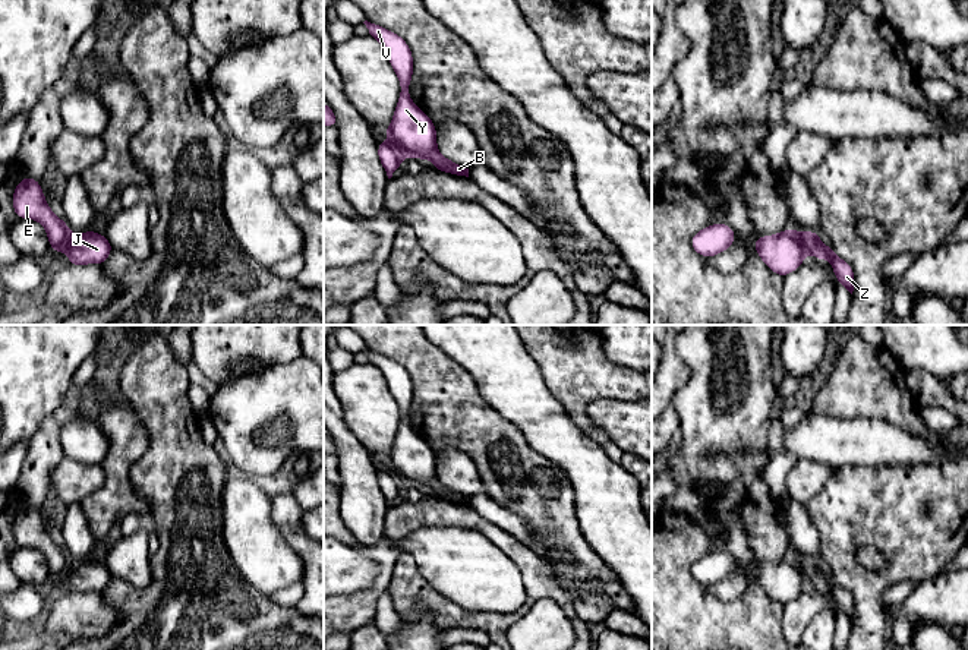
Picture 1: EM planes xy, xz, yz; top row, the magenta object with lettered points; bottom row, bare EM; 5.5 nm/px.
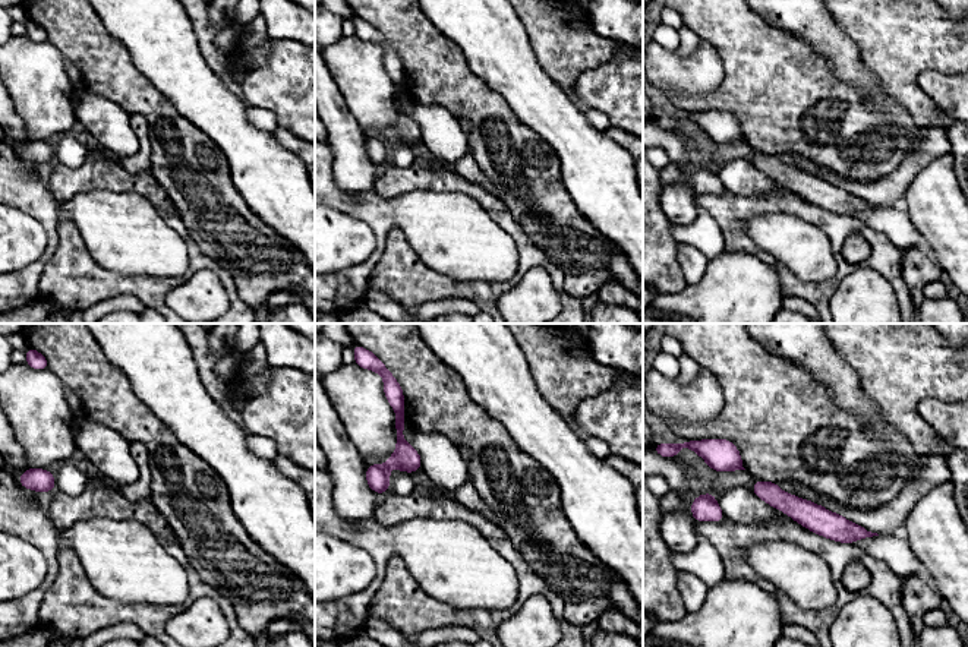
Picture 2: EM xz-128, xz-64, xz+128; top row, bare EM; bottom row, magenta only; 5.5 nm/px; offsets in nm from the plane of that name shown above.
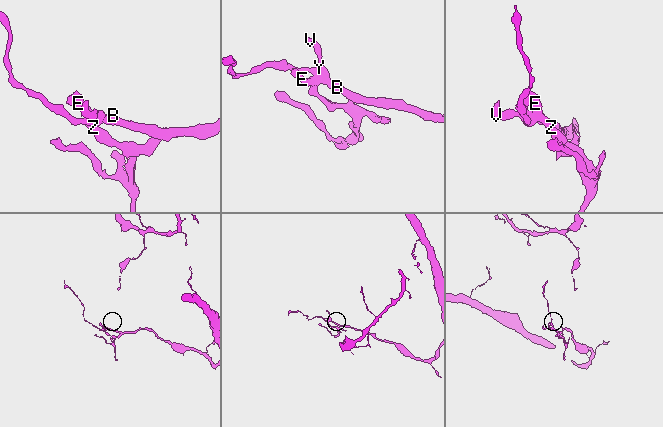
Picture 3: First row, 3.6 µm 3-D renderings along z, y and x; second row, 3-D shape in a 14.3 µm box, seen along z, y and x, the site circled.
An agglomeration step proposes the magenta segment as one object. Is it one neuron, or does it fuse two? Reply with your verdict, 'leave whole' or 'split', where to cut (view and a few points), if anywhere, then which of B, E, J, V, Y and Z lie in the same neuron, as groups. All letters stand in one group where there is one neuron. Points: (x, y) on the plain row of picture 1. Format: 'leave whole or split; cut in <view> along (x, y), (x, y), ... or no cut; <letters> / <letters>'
split; cut in yz along (798, 561), (809, 578); B J V Y / E Z

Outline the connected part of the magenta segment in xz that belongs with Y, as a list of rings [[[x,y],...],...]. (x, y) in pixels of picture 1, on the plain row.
[[[368,348],[363,351],[369,357],[369,365],[378,367],[384,373],[401,413],[394,447],[385,457],[390,467],[403,483],[416,485],[419,488],[431,486],[435,496],[469,505],[469,496],[444,486],[438,480],[433,449],[422,438],[419,438],[409,425],[413,385],[406,369],[379,353]]]

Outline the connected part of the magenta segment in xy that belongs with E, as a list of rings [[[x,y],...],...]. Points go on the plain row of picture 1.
[[[25,504],[12,524],[18,546],[40,549],[47,558],[50,575],[54,577],[56,581],[64,578],[72,561],[66,550],[57,546],[48,536],[38,508]]]

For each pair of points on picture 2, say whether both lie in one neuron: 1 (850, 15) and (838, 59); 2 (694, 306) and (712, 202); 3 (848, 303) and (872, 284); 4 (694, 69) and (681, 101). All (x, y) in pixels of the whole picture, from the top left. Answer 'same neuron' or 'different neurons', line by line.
1: different neurons
2: different neurons
3: same neuron
4: different neurons

